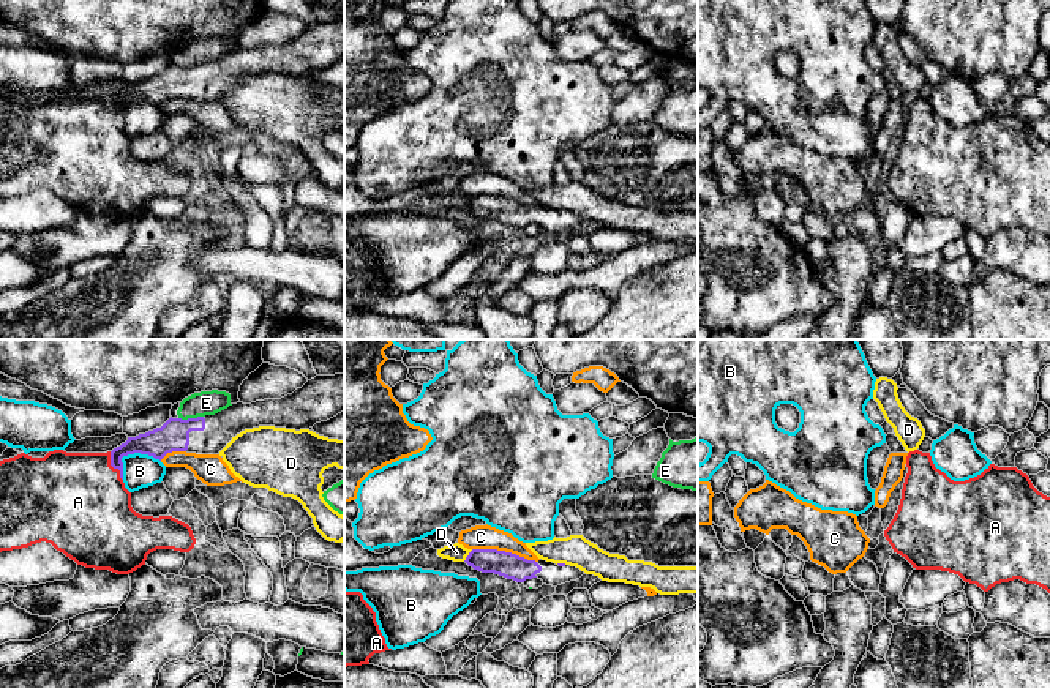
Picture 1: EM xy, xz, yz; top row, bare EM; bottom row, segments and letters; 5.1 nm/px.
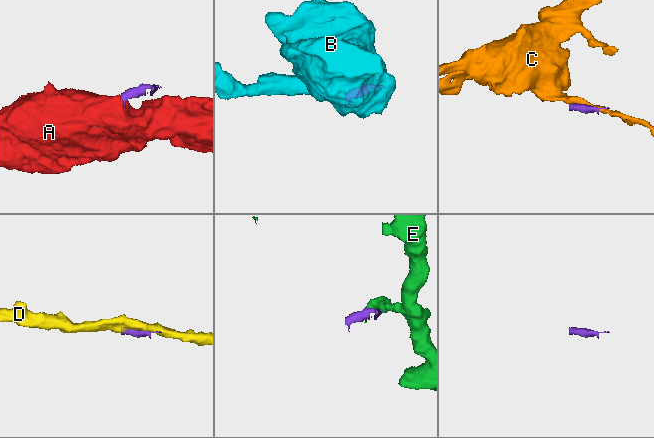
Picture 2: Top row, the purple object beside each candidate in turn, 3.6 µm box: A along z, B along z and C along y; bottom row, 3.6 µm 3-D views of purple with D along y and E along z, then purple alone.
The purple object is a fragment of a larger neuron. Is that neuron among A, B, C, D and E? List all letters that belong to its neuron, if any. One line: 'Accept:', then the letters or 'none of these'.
Accept: A

